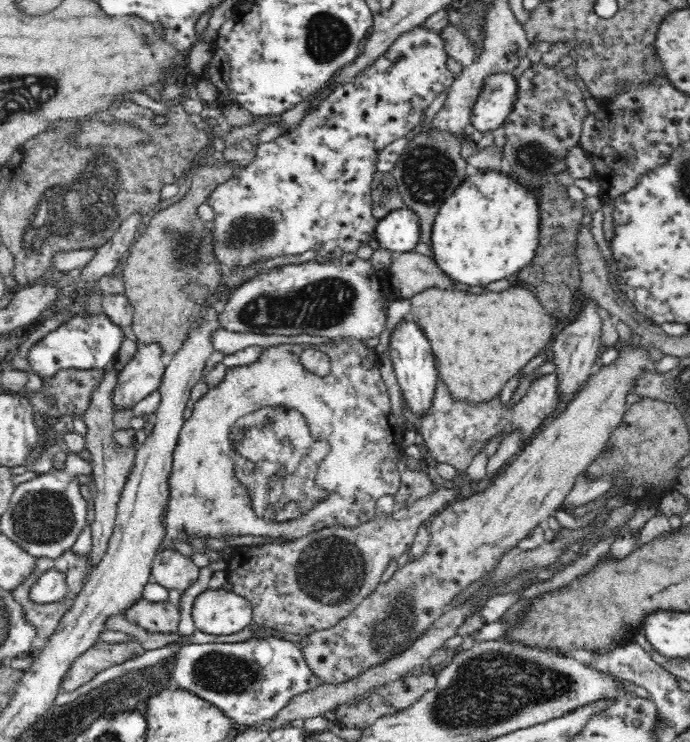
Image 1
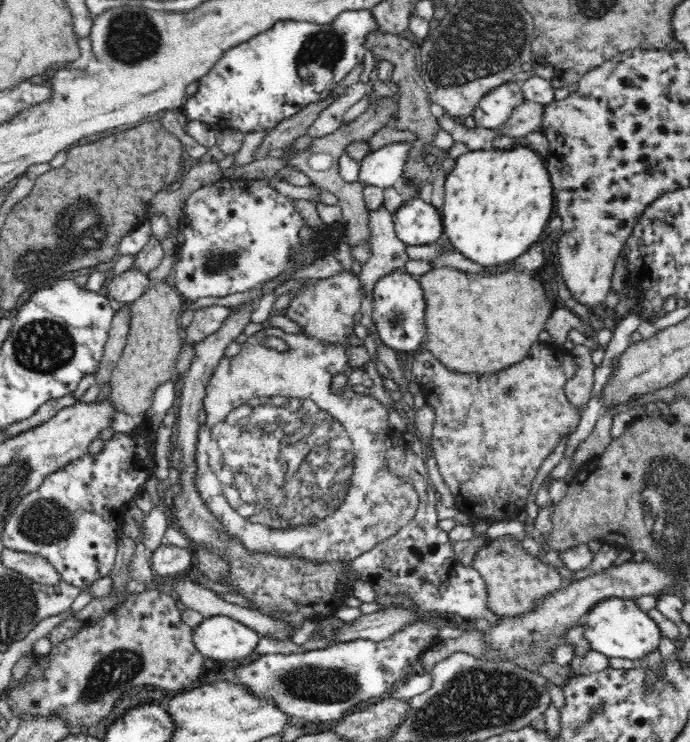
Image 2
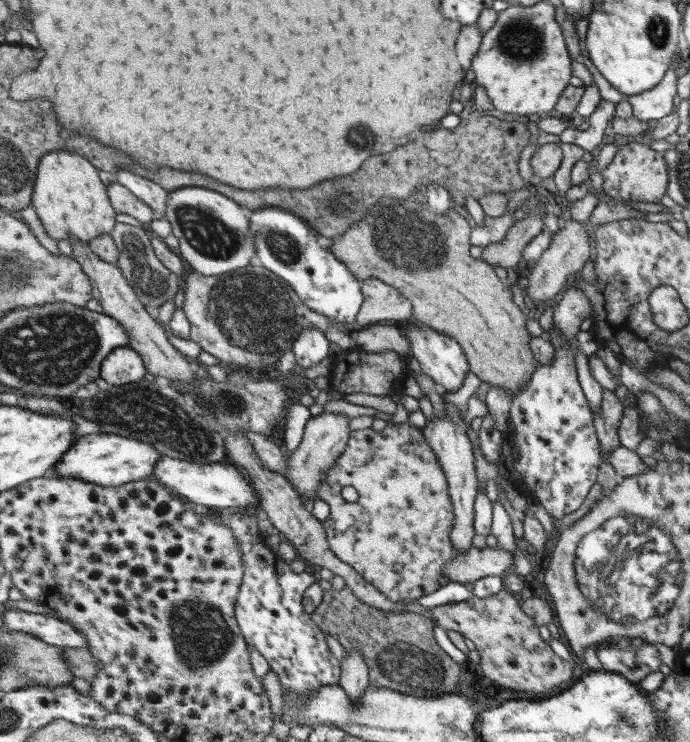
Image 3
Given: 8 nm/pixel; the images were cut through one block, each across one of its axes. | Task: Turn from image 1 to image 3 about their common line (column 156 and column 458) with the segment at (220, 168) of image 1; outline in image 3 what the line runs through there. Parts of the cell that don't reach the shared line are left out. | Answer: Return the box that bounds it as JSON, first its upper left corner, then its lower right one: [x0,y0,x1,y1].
[331,196,539,396]

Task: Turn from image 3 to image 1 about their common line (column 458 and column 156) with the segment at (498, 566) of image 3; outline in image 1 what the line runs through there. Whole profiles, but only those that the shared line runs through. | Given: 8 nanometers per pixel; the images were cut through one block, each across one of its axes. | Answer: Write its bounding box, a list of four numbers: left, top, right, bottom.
[152,550,200,592]

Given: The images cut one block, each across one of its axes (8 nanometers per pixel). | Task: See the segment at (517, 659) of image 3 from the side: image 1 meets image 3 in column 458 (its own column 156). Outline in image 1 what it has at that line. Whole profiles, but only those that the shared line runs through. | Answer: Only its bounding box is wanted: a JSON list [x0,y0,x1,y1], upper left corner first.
[126,598,180,634]

